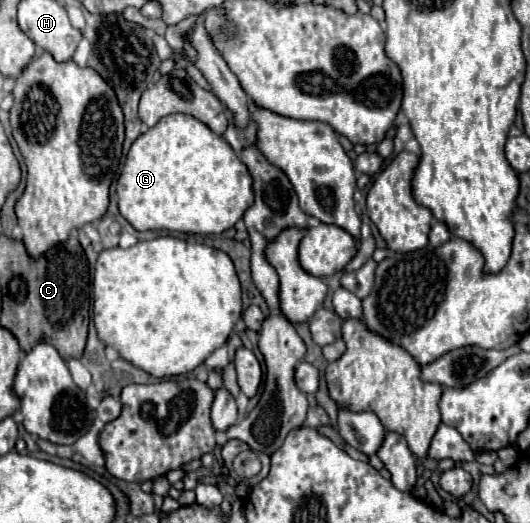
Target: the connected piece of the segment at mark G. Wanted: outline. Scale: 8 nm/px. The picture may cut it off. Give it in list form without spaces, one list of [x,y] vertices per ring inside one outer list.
[[[184,113],[162,117],[132,143],[122,175],[118,177],[116,195],[122,217],[138,231],[168,229],[200,235],[216,235],[234,227],[234,223],[242,219],[244,211],[254,203],[252,177],[246,165],[238,159],[222,135],[216,135],[202,121]]]

